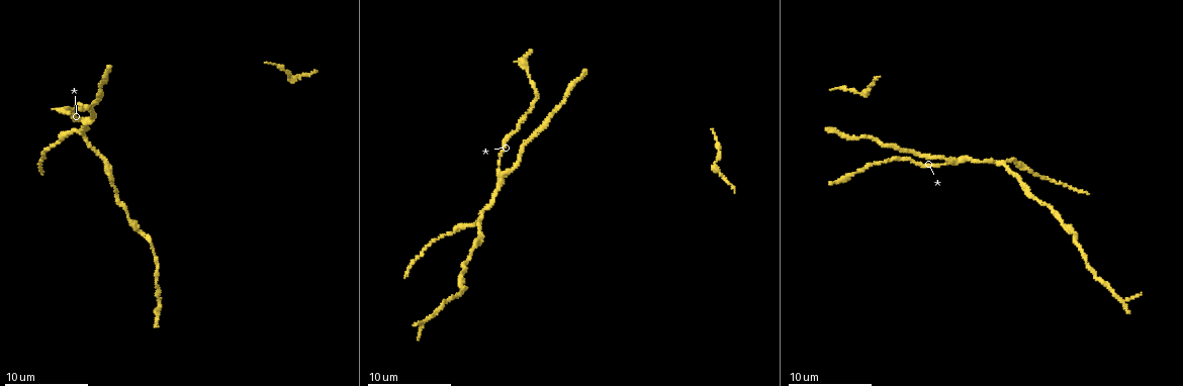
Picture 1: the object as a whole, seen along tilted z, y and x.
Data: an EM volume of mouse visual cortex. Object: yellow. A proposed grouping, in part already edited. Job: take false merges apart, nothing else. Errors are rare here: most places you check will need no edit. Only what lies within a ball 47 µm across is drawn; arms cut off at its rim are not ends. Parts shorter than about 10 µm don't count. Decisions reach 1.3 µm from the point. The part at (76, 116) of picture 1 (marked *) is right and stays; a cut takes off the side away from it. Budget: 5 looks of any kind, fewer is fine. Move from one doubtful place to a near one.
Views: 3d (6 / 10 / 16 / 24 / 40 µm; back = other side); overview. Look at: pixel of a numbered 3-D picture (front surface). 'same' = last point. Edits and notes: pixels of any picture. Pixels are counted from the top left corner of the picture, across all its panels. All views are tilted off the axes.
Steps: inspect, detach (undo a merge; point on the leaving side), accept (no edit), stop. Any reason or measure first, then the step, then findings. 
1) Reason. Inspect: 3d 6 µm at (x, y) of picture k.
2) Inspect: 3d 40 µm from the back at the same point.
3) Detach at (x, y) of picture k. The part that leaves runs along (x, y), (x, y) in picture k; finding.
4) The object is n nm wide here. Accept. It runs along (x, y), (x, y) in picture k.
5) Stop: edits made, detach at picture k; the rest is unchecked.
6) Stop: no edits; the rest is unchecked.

Inspect: 3d 10 µm at (960, 160) of picture 1.

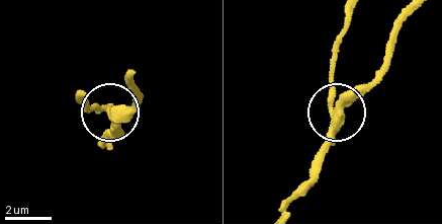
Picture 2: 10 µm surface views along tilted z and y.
3 arms meet here. Detach at (348, 100) of picture 2. The part that leaves runs along (335, 130), (384, 59), (395, 19) in picture 2; two neurons meet here.

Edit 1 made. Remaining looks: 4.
Three-way junction. Inspect: 3d 16 µm at (84, 135) of picture 1.

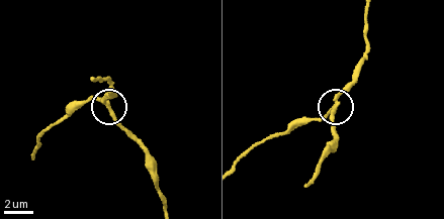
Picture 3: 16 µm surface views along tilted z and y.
3 arms meet here. Accept. One neuron here.

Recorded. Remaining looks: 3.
Calibre changes. Inspect: 3d 10 µm at (141, 230) of picture 1.

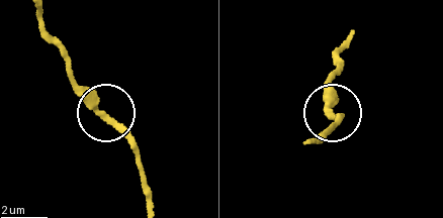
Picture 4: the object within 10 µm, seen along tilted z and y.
Inspect: 3d 6 µm at (105, 116) of picture 4.

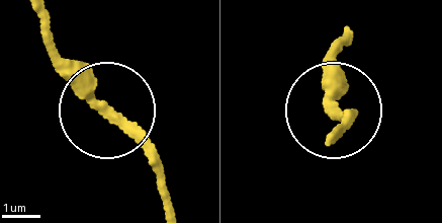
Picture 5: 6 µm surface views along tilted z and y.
The object is 280 nm wide here. Accept. One neuron here.

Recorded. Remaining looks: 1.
Stop: edits made, detach at picture 2; the rest is unchecked.

